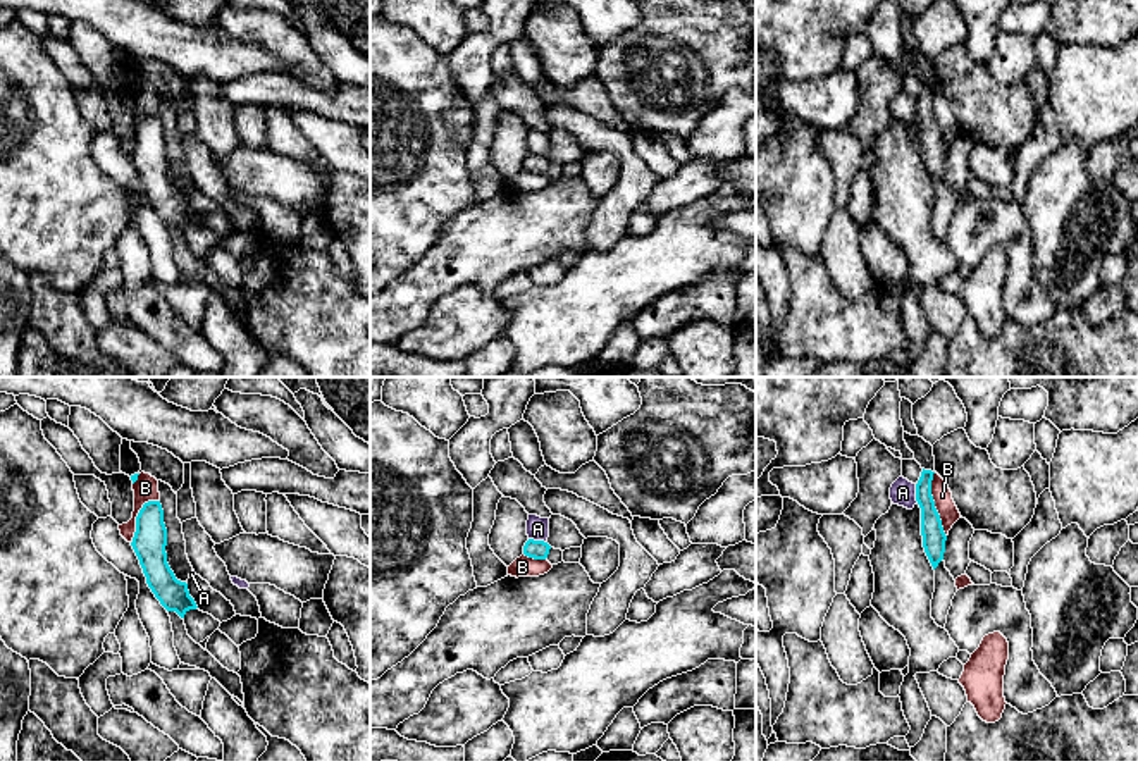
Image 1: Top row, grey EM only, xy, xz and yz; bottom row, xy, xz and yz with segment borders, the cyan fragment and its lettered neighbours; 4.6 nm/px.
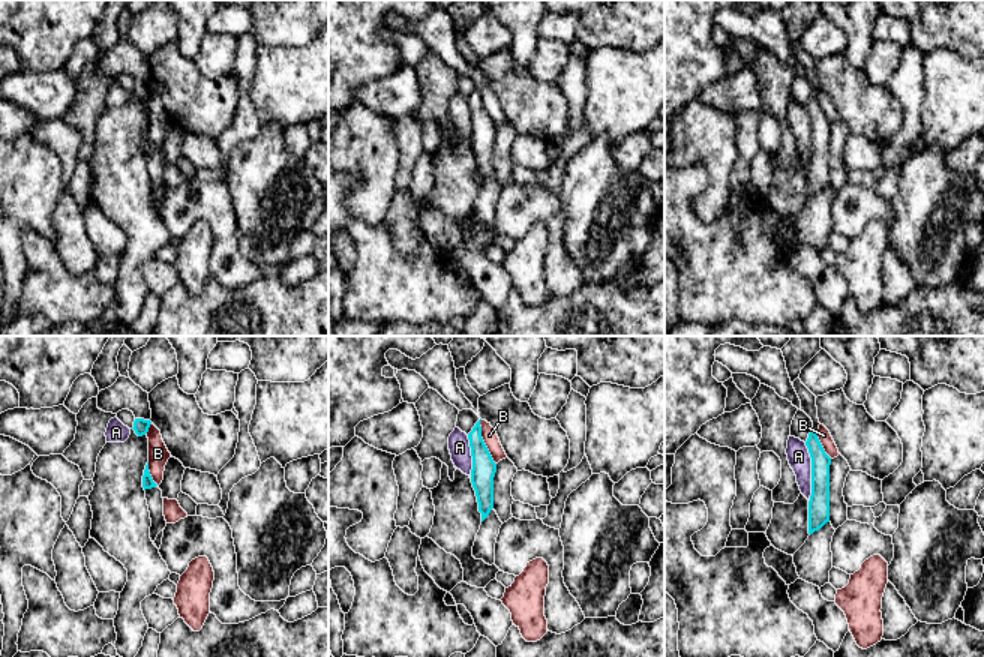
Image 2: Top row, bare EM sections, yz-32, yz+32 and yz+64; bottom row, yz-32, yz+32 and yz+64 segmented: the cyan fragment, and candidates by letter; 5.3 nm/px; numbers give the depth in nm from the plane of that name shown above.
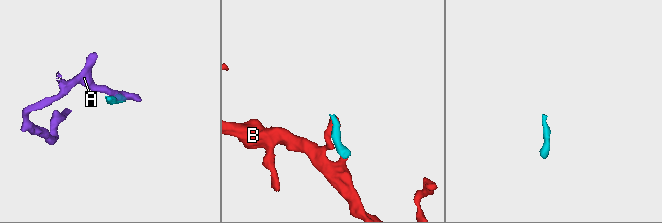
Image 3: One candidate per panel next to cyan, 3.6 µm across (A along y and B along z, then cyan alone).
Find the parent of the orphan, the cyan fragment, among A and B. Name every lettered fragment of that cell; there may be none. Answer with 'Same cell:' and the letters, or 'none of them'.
Same cell: none of them

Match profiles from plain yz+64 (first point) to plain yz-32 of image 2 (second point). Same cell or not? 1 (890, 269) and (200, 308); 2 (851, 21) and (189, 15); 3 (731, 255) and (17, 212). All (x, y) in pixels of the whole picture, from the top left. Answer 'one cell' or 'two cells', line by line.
1: two cells
2: one cell
3: two cells

